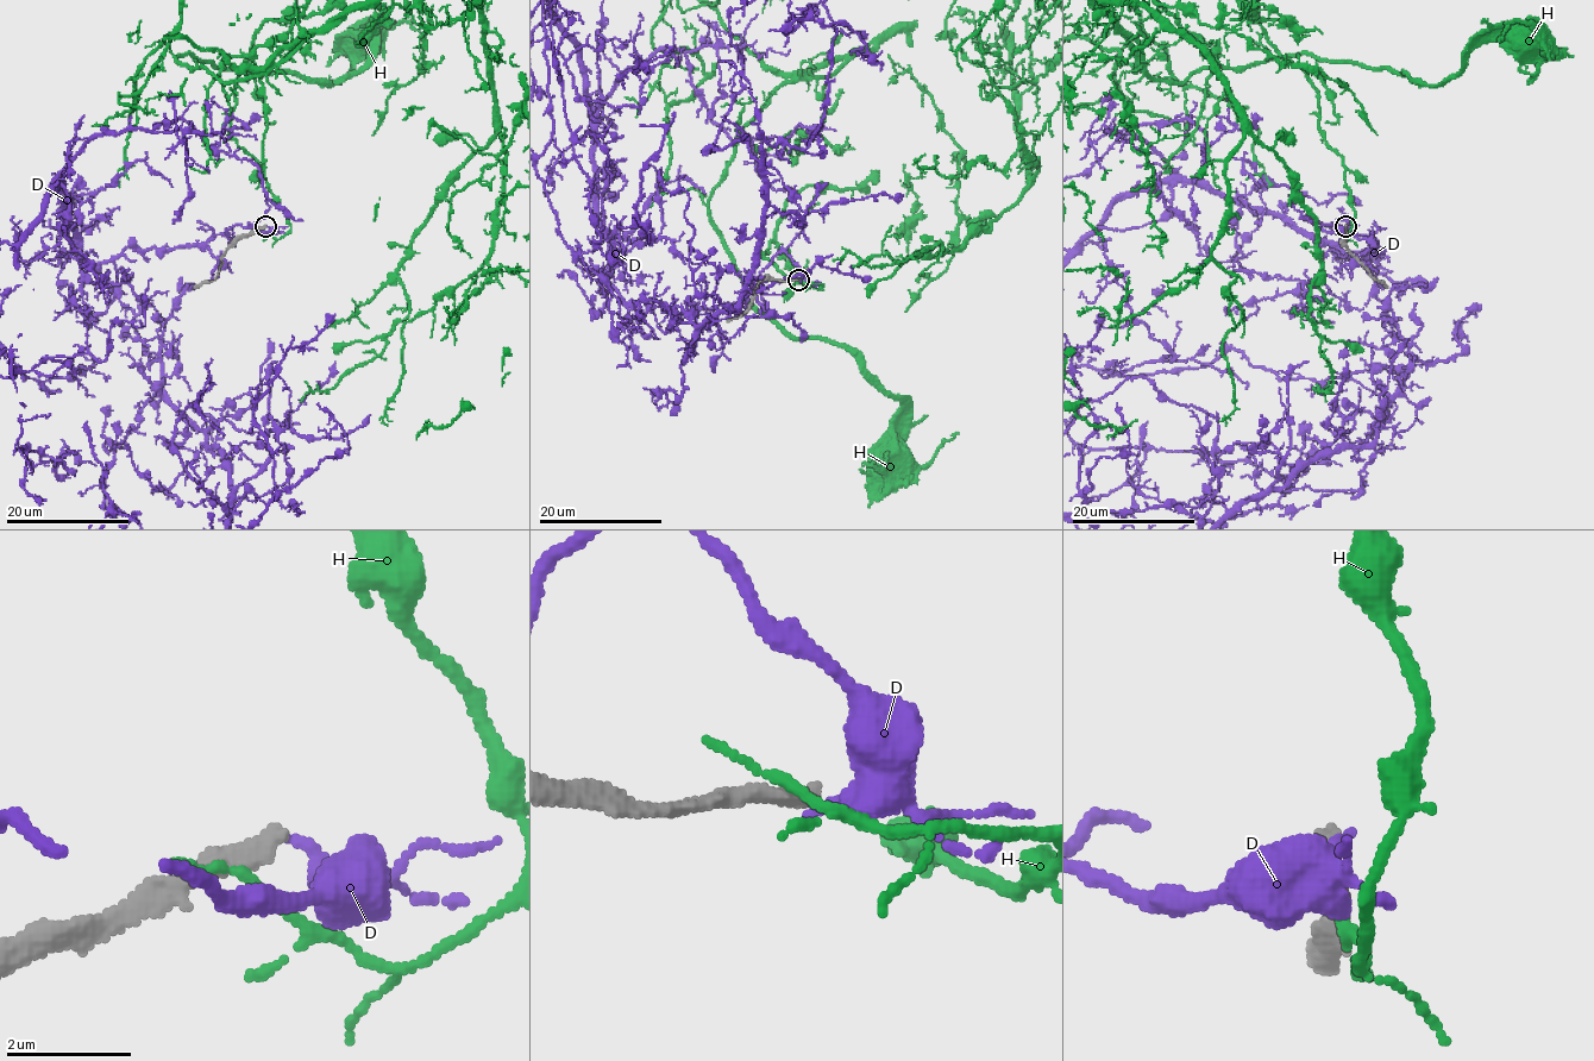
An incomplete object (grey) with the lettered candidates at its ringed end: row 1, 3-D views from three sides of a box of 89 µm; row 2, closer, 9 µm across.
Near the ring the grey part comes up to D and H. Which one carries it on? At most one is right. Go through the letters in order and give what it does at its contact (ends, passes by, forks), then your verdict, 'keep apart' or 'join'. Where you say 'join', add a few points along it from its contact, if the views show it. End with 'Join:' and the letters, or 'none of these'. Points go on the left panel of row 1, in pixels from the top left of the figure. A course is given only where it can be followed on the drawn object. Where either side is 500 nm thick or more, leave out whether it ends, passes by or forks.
D: it ends; keep apart
H: it ends; keep apart
Join: none of these

